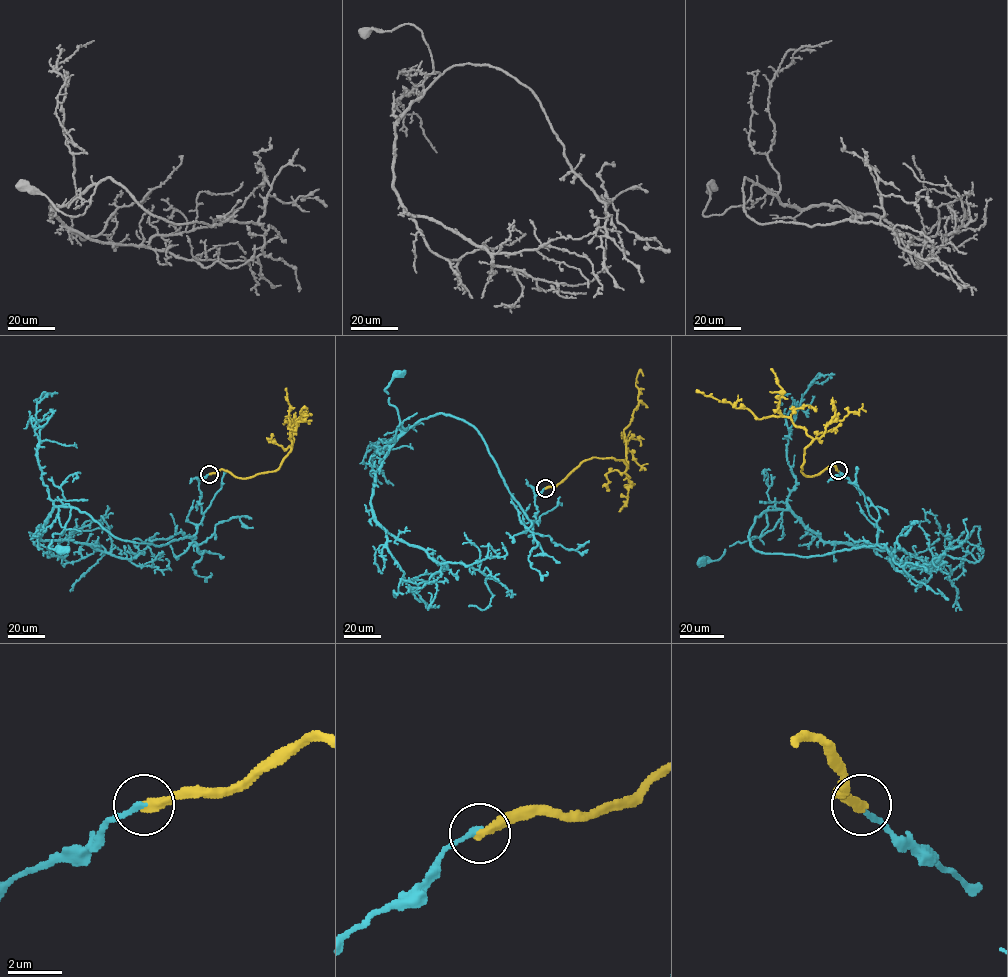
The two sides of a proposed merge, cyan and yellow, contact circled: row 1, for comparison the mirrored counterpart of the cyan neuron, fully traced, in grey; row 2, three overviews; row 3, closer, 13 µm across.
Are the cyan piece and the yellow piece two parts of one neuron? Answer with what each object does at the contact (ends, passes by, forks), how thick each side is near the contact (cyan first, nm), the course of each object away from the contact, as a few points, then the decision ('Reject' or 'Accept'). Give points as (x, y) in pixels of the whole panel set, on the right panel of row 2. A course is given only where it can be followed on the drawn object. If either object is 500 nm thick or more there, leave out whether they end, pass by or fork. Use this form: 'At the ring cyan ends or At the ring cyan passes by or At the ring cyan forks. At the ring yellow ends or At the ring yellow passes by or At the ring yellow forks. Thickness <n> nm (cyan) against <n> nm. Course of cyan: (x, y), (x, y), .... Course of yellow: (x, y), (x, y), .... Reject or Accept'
At the ring cyan ends. At the ring yellow ends. Thickness 180 nm (cyan) against 360 nm. Course of cyan: (837, 470), (878, 513), (874, 546), (763, 553), (749, 531), (769, 506), (759, 537), (701, 561). Course of yellow: (838, 470), (801, 471), (812, 438), (789, 418), (758, 419), (703, 393). Reject

